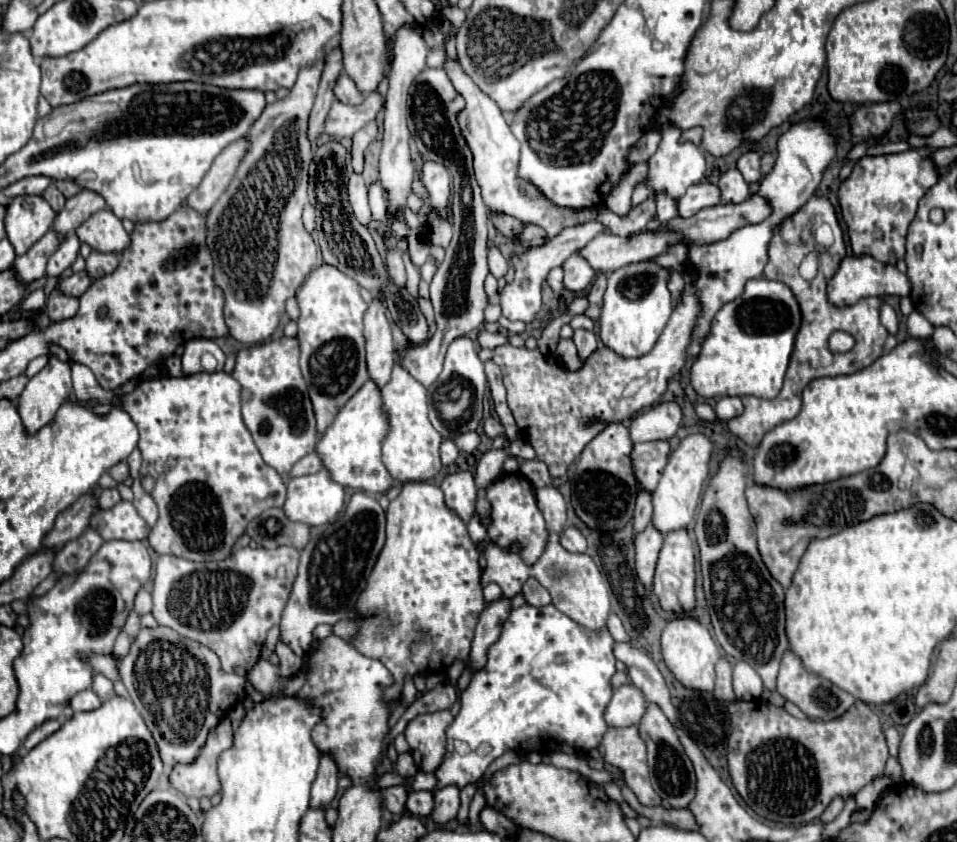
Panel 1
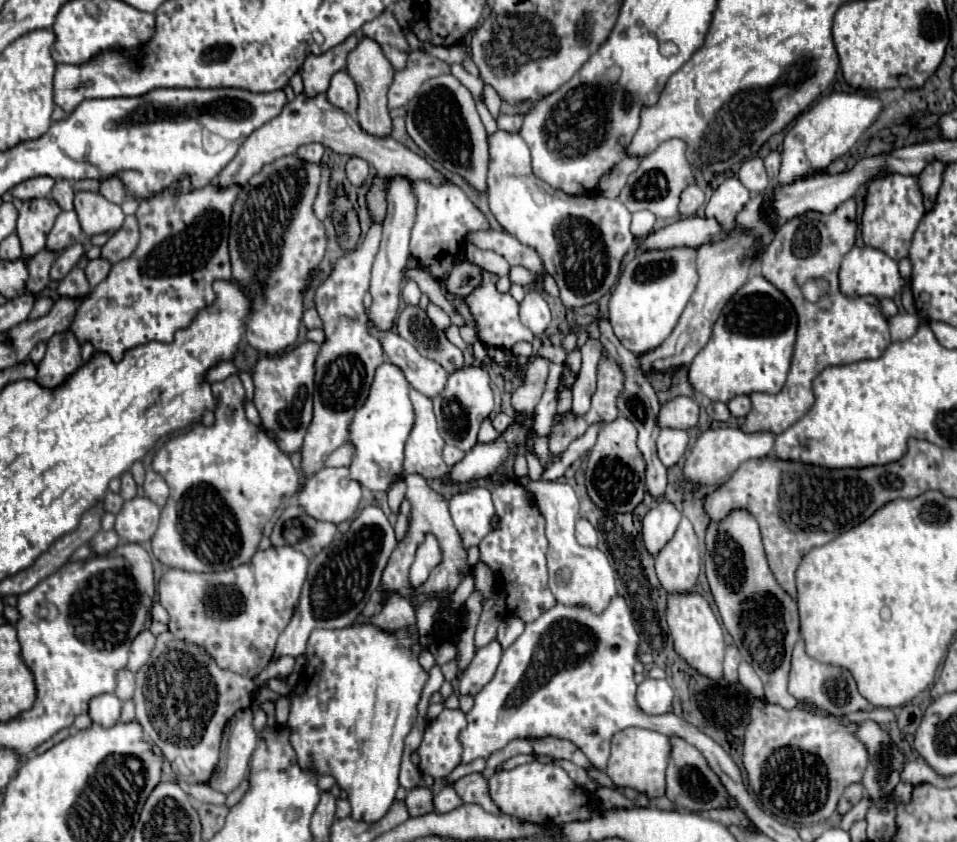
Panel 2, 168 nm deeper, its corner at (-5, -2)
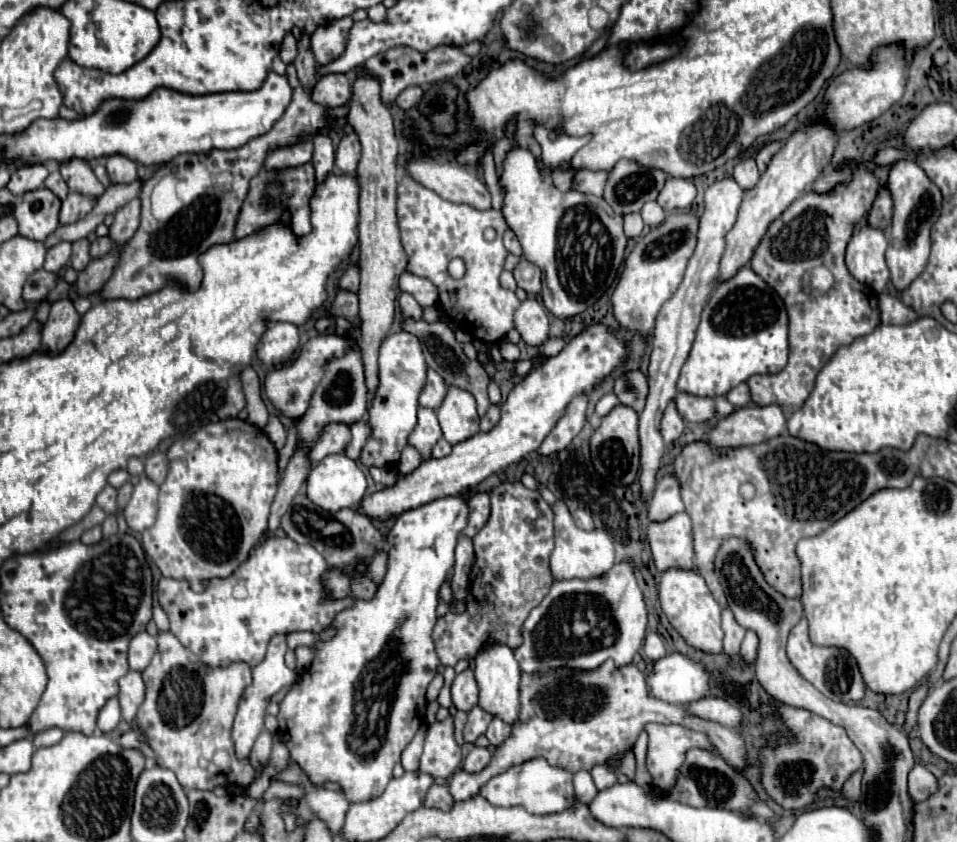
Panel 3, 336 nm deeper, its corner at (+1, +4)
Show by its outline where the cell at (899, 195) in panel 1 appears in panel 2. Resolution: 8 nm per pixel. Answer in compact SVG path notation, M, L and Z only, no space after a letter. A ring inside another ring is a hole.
M882 174L878 178L872 178L866 188L866 198L864 198L862 240L866 246L878 248L884 254L888 254L892 260L900 262L902 258L908 258L914 228L918 226L924 212L926 212L924 194L920 190L918 176Z

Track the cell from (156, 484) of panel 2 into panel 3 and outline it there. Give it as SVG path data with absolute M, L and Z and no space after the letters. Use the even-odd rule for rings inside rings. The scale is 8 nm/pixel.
M152 452L146 462L146 474L148 478L152 478L156 484L162 484L166 474L168 474L168 458L166 458L166 452Z

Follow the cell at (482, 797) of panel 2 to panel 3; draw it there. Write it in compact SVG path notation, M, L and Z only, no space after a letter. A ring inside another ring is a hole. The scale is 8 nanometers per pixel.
M474 746L472 752L464 760L464 770L466 772L480 772L480 770L484 770L488 766L490 758L492 758L492 752L488 748Z

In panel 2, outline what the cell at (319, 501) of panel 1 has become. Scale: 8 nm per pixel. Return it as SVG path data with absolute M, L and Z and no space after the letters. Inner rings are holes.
M322 468L320 472L316 472L314 476L306 476L302 480L302 488L296 496L298 506L312 518L322 520L322 522L332 522L332 524L340 524L348 518L354 516L360 498L362 498L362 488L358 482L354 480L346 480L348 478L348 468Z

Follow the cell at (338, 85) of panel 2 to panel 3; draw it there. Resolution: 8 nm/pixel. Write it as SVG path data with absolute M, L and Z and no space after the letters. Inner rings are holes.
M326 74L314 84L310 98L316 104L332 108L332 106L344 106L344 102L350 100L350 94L352 94L350 82L344 74Z

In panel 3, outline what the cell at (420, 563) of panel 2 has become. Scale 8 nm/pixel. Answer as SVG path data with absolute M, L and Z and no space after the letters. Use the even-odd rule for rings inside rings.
M464 494L444 496L400 514L386 538L388 568L376 596L368 602L356 600L352 610L340 612L332 622L338 634L328 642L322 642L314 632L292 632L286 636L288 646L314 646L316 658L280 702L278 738L312 780L338 782L350 802L364 802L384 792L394 764L422 724L426 688L440 664L432 642L432 628L438 620L438 592L454 566L454 548L468 524L468 514L470 508Z

